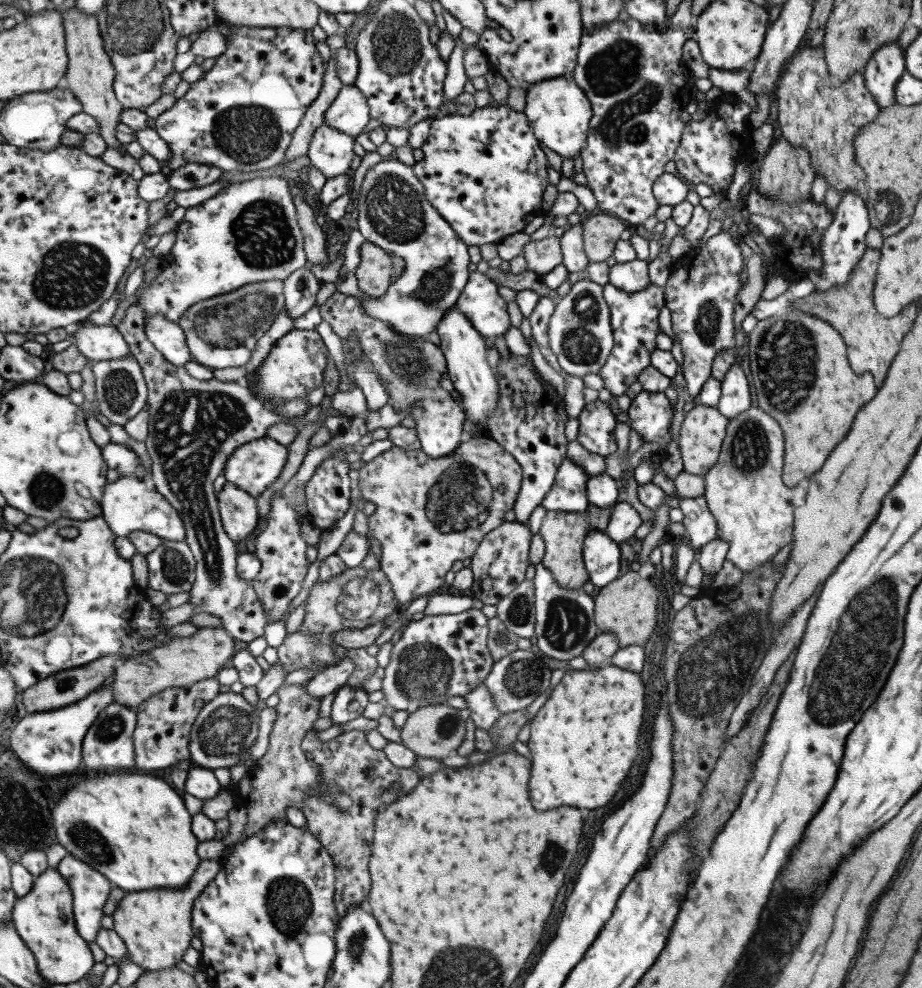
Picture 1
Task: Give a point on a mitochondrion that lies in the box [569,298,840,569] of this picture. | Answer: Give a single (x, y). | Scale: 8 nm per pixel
(787, 340)

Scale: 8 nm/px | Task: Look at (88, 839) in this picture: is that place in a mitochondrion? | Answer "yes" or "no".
yes

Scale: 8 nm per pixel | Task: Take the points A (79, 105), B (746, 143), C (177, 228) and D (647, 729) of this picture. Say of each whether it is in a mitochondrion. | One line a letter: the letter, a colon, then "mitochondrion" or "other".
A: other
B: other
C: other
D: other

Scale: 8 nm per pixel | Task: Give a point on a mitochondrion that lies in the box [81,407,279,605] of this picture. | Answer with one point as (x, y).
(175, 565)

